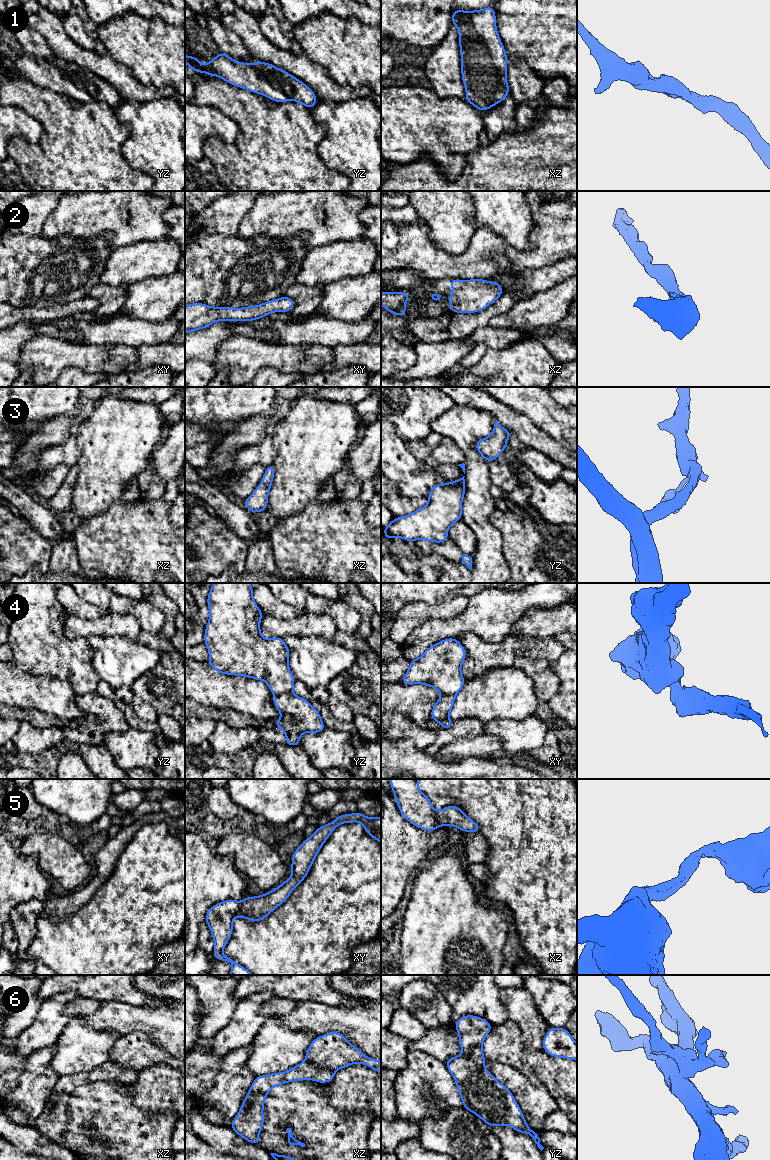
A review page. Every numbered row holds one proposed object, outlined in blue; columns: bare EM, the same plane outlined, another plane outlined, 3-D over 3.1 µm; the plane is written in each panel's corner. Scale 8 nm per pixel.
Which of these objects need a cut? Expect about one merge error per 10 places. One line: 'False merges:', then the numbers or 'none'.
False merges: 4

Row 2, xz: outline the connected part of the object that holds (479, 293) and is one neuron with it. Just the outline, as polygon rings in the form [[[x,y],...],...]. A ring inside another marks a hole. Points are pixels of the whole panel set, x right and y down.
[[[452,279],[448,283],[453,287],[448,298],[451,304],[448,309],[455,313],[479,312],[503,294],[499,282],[489,282],[485,279]]]

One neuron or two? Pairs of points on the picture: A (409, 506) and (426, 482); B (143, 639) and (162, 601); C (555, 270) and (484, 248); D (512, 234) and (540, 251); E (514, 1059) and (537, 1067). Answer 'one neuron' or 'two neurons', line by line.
A: two neurons
B: one neuron
C: two neurons
D: two neurons
E: one neuron

